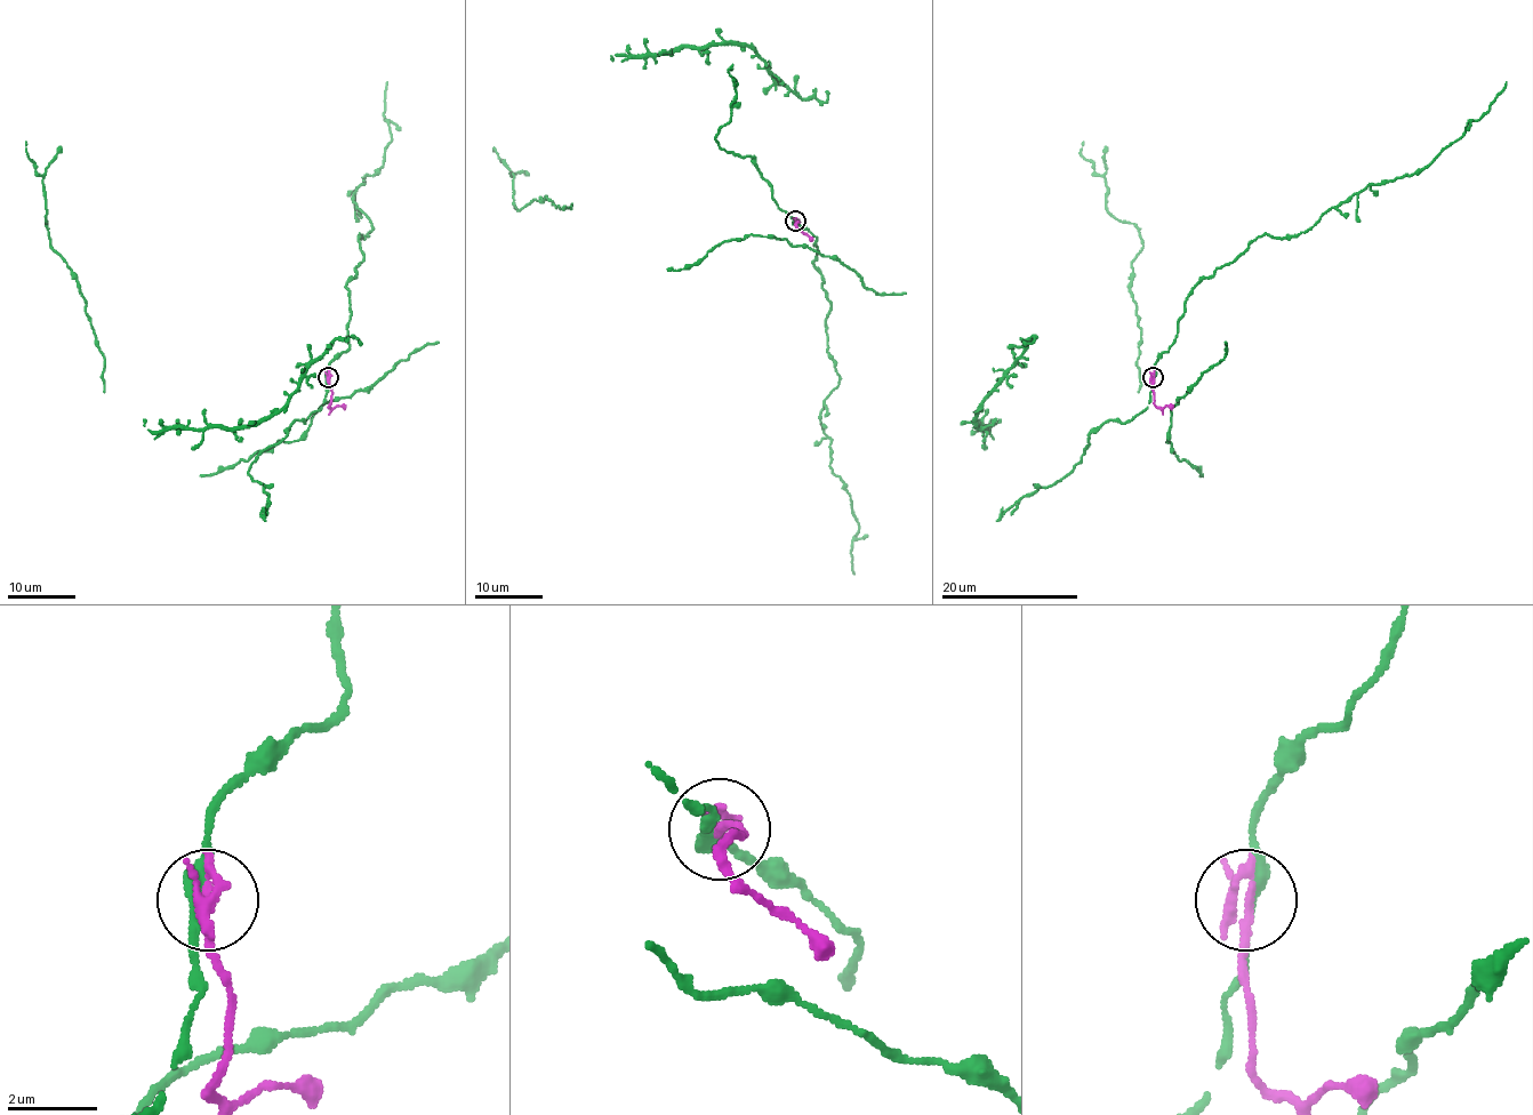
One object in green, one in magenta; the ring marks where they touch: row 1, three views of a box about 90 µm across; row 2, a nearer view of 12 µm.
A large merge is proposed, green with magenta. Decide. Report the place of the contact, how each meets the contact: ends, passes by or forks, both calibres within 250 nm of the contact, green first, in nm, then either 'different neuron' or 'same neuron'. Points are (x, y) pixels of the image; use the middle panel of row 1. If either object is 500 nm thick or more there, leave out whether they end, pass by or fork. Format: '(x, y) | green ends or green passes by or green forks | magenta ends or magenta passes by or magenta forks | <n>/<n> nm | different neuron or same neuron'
(795, 221) | green passes by | magenta passes by | 260/190 nm | different neuron

